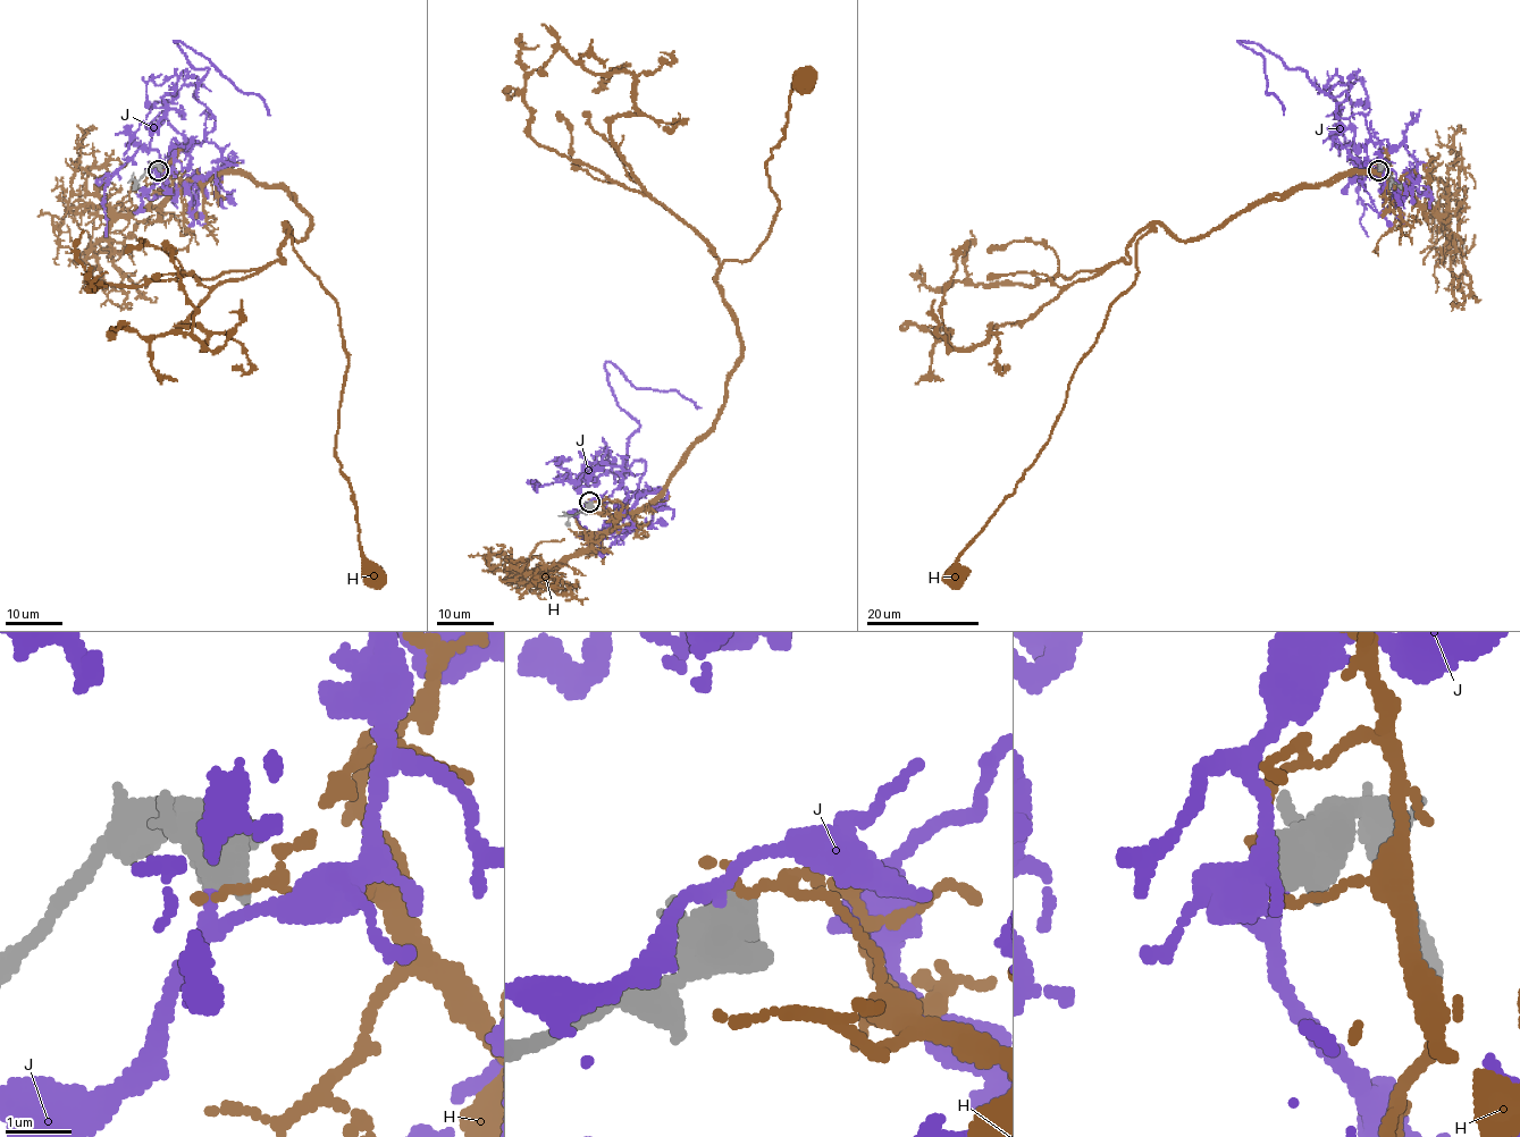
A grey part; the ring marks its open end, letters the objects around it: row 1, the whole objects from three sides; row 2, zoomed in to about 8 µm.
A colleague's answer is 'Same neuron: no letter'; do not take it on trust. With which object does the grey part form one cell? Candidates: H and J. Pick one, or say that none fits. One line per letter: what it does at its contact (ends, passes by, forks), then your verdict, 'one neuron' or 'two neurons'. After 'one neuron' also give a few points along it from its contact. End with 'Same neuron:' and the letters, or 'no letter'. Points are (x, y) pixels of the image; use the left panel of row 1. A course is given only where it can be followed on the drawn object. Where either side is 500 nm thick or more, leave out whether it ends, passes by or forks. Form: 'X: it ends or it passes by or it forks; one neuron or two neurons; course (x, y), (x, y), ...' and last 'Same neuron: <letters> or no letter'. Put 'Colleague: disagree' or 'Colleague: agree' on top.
Colleague: disagree
H: two neurons
J: one neuron; course (159, 171), (213, 117), (194, 84), (150, 103), (150, 79), (176, 75), (150, 148), (105, 186), (105, 236)
Same neuron: J

